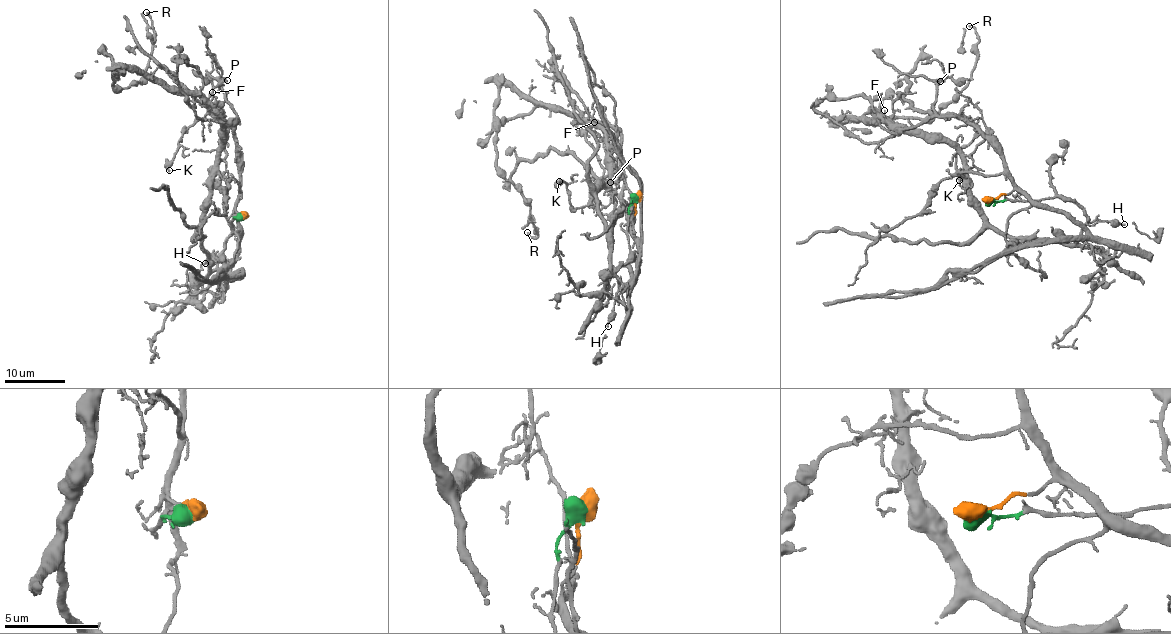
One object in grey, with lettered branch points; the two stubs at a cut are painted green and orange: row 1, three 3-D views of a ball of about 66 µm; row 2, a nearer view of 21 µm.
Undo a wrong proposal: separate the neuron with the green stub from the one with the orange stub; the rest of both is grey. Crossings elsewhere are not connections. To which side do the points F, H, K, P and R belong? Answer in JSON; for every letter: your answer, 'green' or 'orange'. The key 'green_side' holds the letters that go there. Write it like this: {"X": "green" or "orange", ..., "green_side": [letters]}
{"F": "green", "H": "green", "K": "orange", "P": "orange", "R": "green", "green_side": ["F", "H", "R"]}

